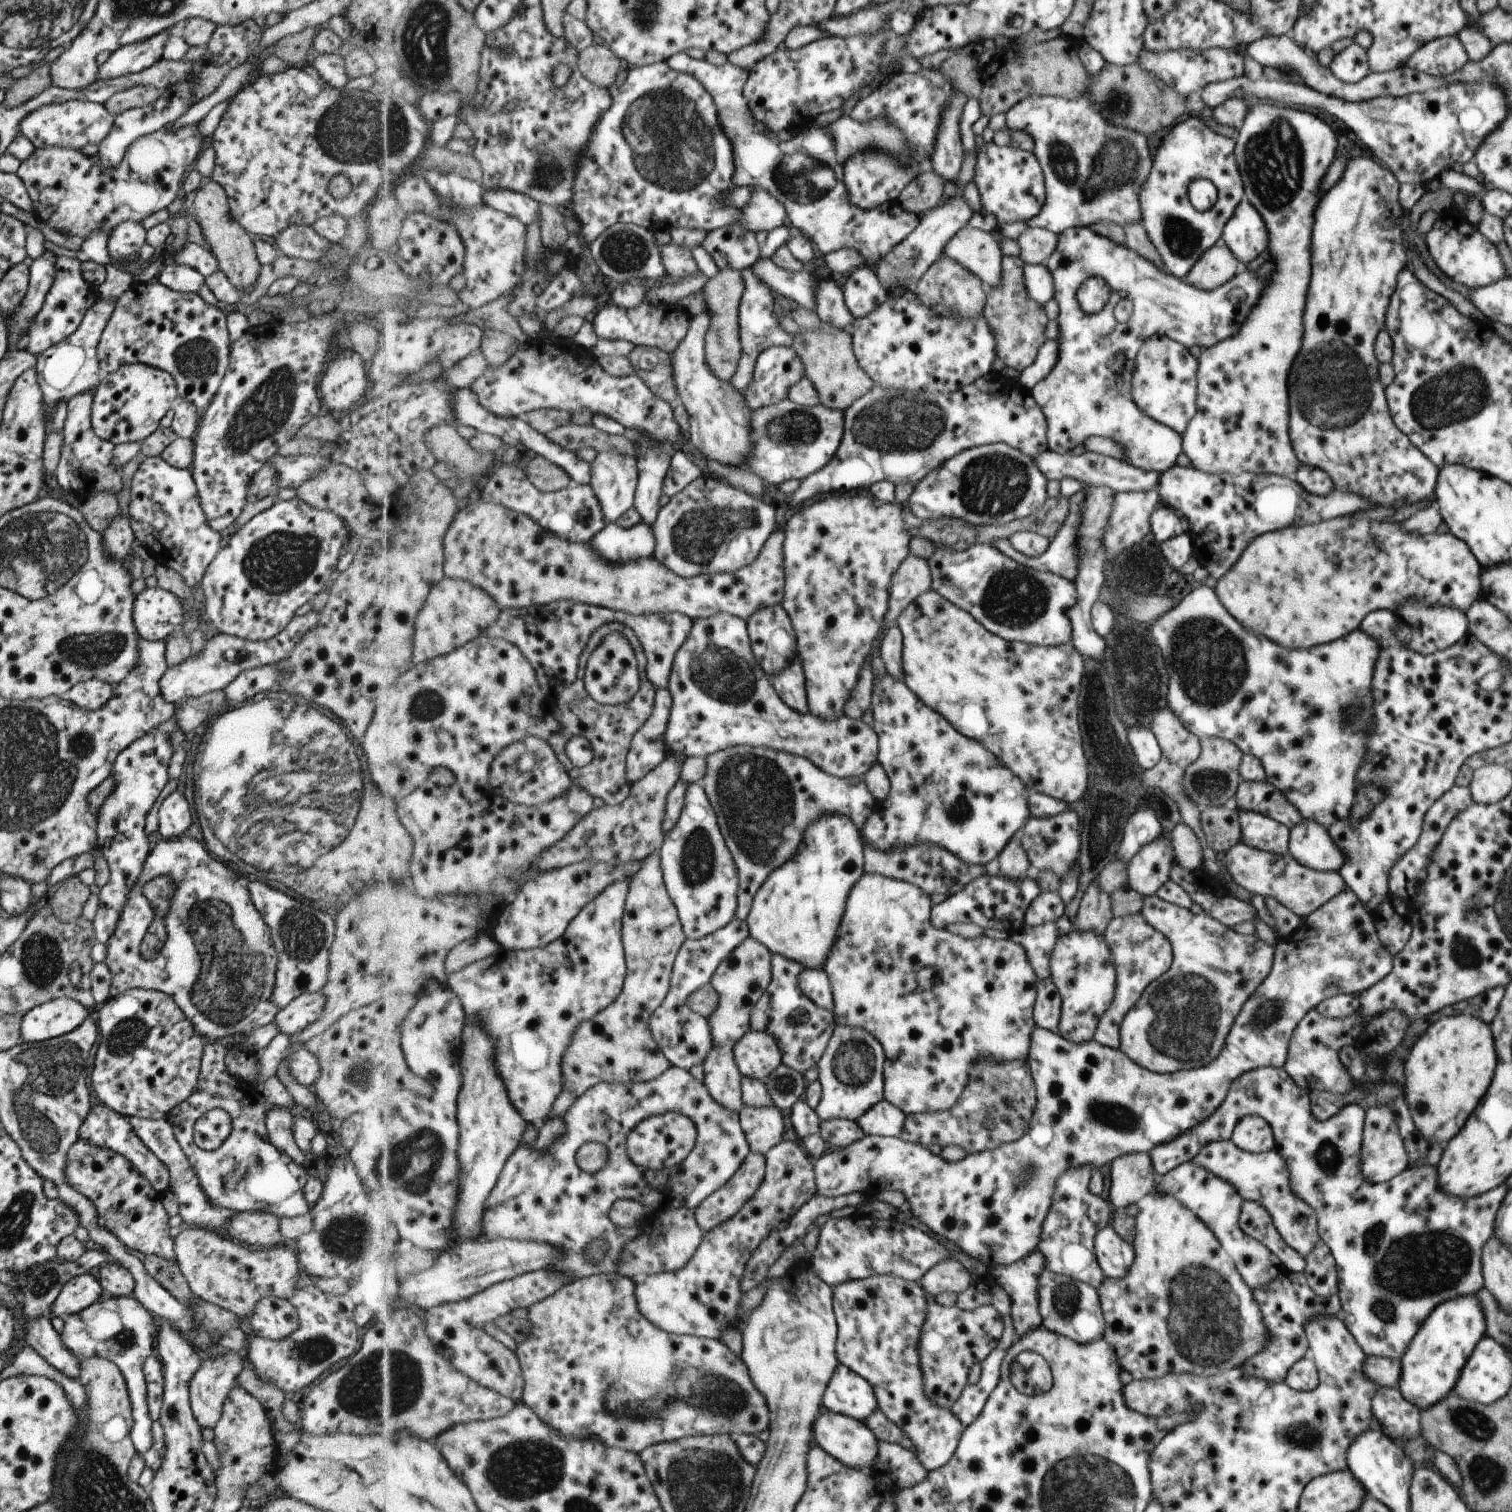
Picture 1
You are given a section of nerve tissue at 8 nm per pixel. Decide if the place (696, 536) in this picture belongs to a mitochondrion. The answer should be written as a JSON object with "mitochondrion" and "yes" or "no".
{"mitochondrion":"yes"}

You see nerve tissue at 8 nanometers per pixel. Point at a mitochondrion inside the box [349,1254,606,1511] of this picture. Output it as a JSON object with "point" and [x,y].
{"point":[526,1468]}

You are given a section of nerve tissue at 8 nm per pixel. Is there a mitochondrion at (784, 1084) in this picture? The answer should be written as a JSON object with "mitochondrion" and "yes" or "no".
{"mitochondrion":"yes"}

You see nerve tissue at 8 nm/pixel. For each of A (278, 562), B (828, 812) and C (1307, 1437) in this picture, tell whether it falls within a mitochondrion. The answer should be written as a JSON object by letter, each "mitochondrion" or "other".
{"A":"mitochondrion","B":"other","C":"mitochondrion"}

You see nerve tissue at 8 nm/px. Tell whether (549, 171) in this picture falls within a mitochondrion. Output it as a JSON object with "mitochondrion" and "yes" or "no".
{"mitochondrion":"yes"}

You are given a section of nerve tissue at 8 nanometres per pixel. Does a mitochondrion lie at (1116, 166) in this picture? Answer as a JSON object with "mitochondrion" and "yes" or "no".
{"mitochondrion":"yes"}

